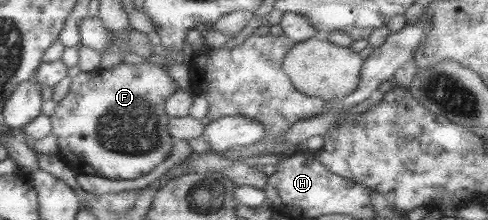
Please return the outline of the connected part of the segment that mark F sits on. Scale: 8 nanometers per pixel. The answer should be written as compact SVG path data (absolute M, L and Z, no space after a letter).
M160 60L156 64L153 61L136 64L120 62L108 70L78 72L71 78L68 92L56 102L52 115L48 117L50 133L57 144L56 153L66 163L70 175L87 171L91 176L104 179L131 180L146 175L166 159L173 140L166 129L169 117L164 111L164 100L177 89L174 79L160 67Z

